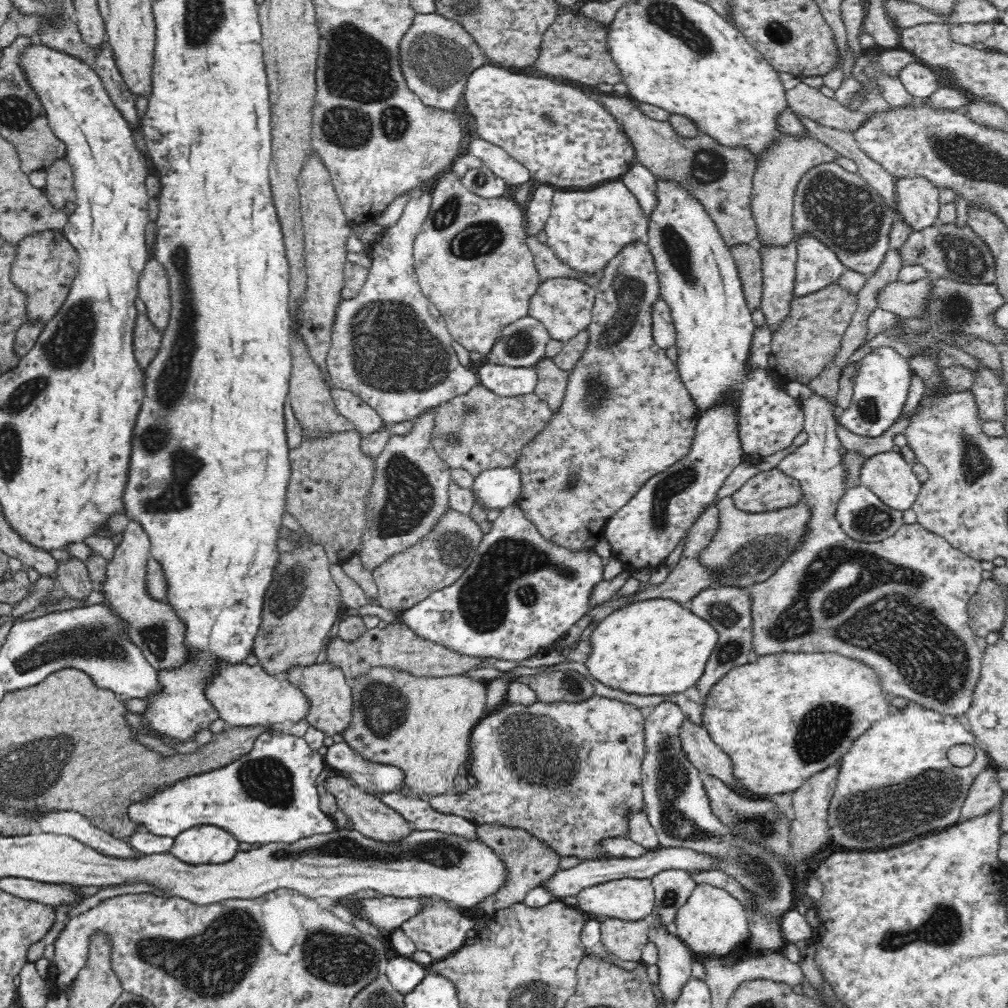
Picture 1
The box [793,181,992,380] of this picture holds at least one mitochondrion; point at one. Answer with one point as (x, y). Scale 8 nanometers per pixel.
(953, 310)

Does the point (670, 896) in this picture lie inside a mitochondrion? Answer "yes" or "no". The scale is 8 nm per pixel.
yes

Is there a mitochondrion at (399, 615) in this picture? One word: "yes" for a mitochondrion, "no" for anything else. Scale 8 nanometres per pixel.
no

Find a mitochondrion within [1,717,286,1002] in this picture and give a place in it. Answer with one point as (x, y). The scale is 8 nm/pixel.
(212, 964)

